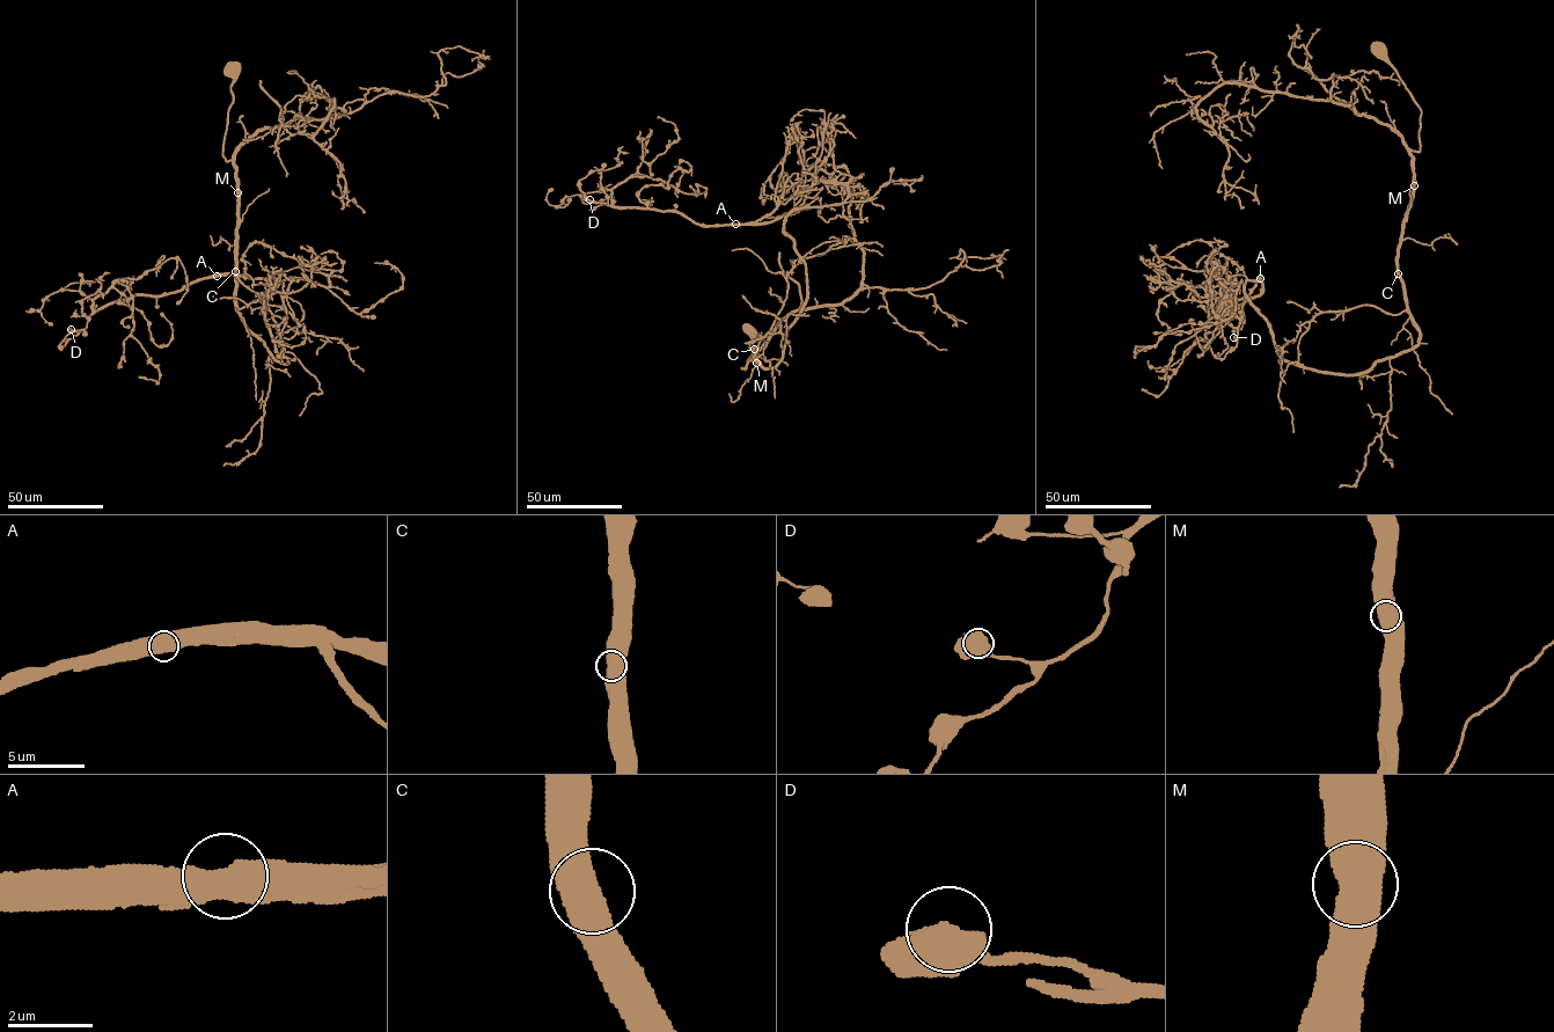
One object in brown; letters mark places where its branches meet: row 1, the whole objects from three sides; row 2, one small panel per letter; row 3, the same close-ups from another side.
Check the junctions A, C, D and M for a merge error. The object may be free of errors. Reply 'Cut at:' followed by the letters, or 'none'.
Cut at: A

